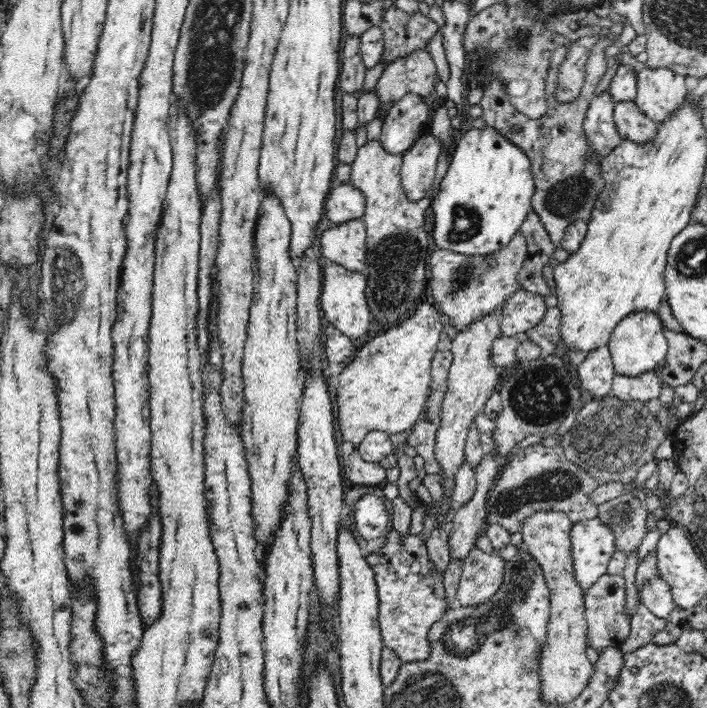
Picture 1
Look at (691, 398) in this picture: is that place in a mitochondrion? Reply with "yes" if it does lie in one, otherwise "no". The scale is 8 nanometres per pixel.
no

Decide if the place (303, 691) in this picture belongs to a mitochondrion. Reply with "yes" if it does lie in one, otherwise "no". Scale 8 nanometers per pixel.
no

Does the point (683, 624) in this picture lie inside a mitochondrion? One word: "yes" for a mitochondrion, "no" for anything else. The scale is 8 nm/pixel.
no

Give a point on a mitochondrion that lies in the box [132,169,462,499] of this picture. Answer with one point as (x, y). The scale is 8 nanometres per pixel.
(397, 259)

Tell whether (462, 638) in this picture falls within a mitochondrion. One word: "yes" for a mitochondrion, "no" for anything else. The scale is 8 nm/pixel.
yes

